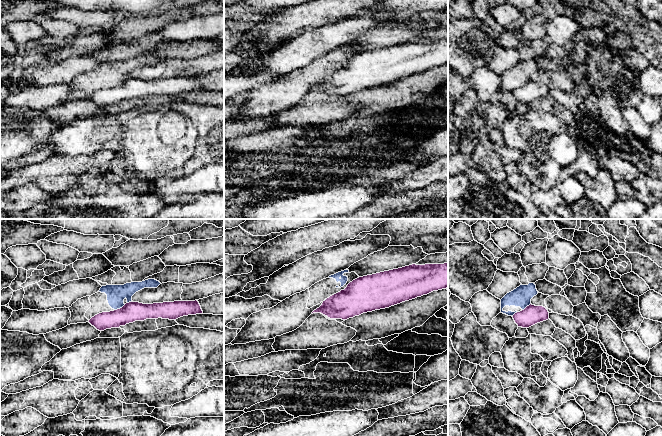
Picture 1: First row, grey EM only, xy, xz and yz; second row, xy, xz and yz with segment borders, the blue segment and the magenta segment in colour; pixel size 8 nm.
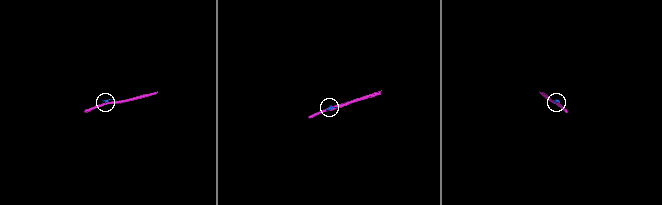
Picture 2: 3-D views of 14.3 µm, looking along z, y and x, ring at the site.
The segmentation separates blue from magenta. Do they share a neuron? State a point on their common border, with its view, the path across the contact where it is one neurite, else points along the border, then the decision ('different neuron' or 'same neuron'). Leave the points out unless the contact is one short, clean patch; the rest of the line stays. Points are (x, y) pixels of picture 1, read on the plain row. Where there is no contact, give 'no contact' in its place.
xy (119, 84) | along xy (125, 80), (114, 86) | different neuron

